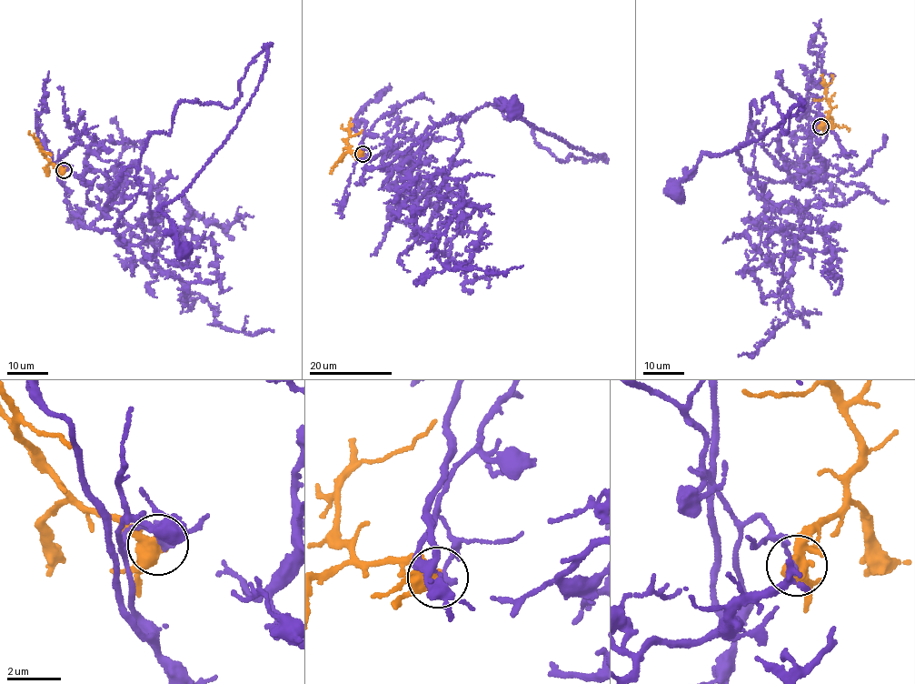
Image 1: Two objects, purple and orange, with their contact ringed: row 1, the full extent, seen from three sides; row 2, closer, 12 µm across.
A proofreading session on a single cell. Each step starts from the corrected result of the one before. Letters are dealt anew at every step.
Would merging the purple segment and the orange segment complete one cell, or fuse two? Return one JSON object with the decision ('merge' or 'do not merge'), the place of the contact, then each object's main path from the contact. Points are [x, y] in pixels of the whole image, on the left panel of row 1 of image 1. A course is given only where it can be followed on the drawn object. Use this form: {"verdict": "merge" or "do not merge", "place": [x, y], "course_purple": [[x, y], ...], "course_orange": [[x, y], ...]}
{"verdict": "do not merge", "place": [64, 170], "course_purple": [[64, 170], [113, 229], [147, 139], [231, 107], [266, 45], [161, 207], [182, 252]], "course_orange": [[64, 170], [52, 164], [28, 132]]}

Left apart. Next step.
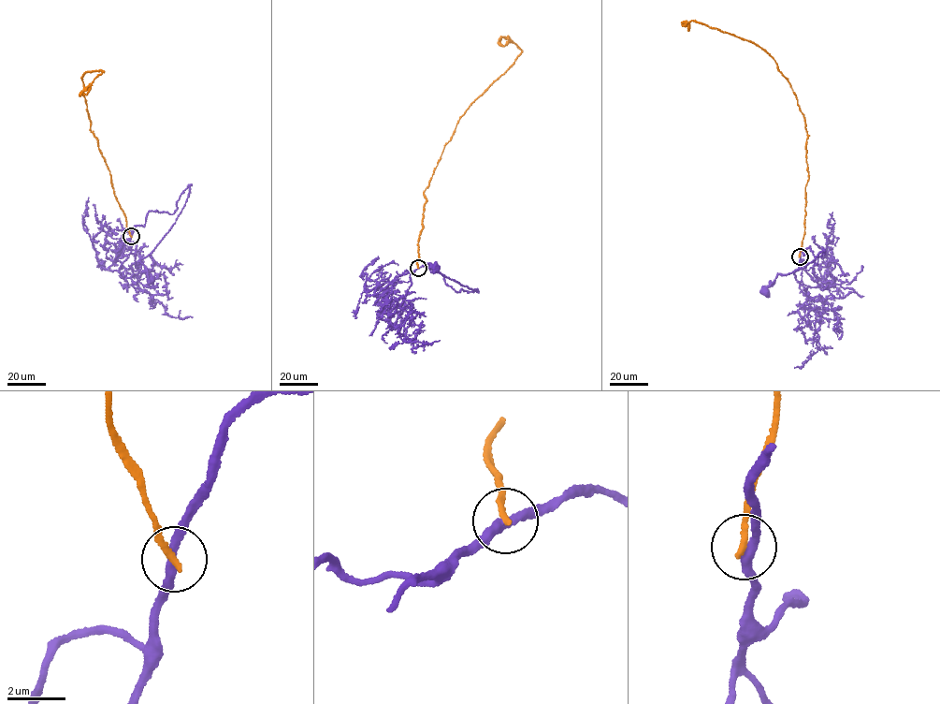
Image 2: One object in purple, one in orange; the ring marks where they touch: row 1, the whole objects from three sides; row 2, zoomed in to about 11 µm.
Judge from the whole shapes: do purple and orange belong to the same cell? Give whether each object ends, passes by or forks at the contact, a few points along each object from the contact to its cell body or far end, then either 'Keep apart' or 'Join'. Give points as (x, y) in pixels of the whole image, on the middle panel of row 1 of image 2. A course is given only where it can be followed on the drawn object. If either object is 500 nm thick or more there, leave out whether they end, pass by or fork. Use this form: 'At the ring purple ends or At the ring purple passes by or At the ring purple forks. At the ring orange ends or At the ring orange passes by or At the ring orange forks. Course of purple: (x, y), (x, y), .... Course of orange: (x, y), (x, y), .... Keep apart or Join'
At the ring purple passes by. At the ring orange ends. Course of purple: (418, 268), (423, 265), (441, 273), (455, 291), (477, 289), (426, 266), (436, 267). Course of orange: (418, 268), (424, 194), (445, 144), (470, 104), (521, 52), (514, 43), (503, 46), (500, 40). Keep apart

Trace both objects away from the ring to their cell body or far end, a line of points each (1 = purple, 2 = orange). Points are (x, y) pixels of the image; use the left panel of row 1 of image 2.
1: (131, 236), (137, 225), (144, 226), (150, 211), (173, 212), (189, 184), (174, 224), (140, 260), (150, 281)
2: (131, 236), (98, 140), (91, 131), (83, 91), (84, 73), (104, 71), (88, 86), (86, 95), (81, 90)

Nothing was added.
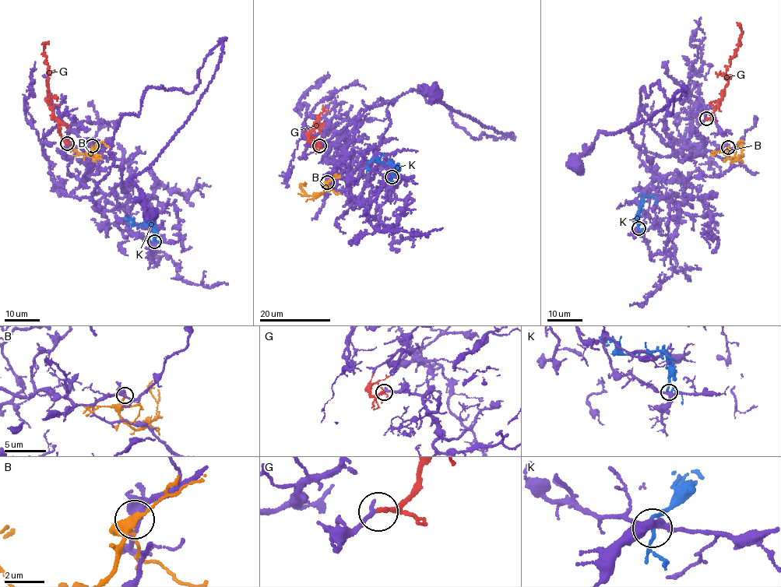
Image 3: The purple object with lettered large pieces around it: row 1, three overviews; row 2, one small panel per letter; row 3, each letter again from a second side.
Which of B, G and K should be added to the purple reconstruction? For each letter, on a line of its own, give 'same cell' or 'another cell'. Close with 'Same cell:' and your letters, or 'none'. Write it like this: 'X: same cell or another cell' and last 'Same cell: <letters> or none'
B: another cell
G: same cell
K: another cell
Same cell: G

